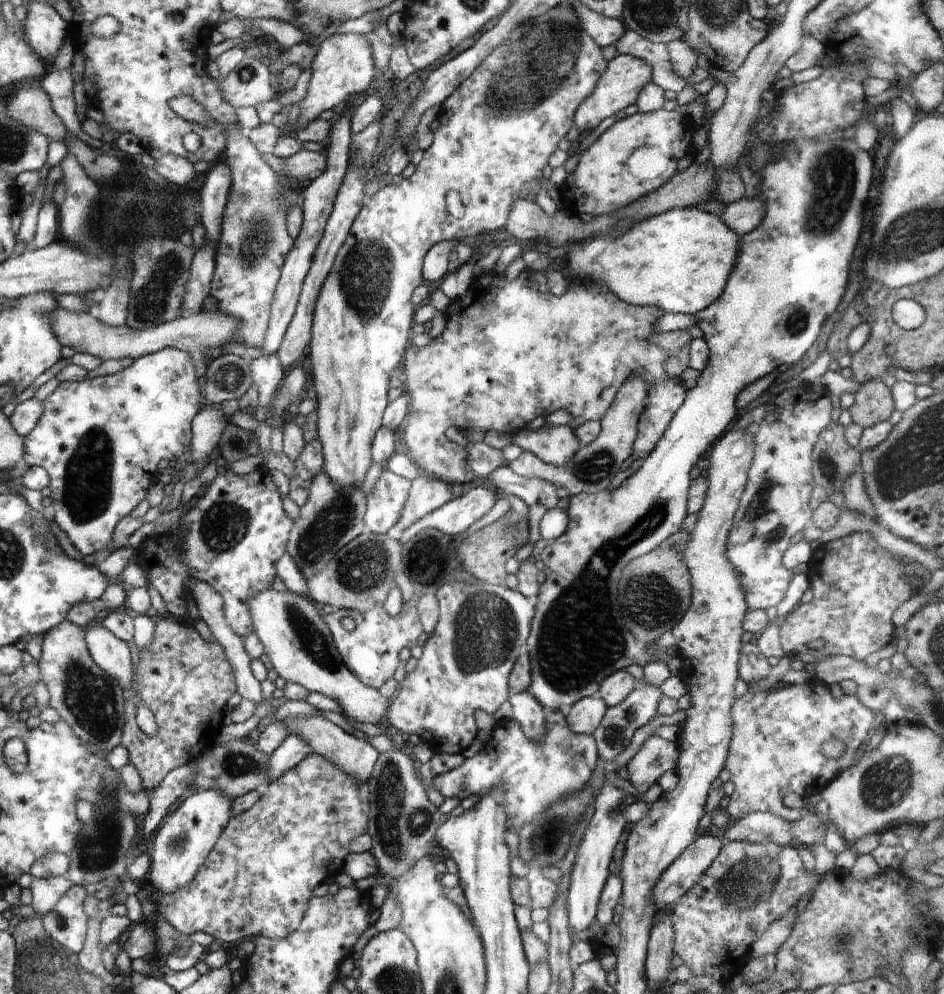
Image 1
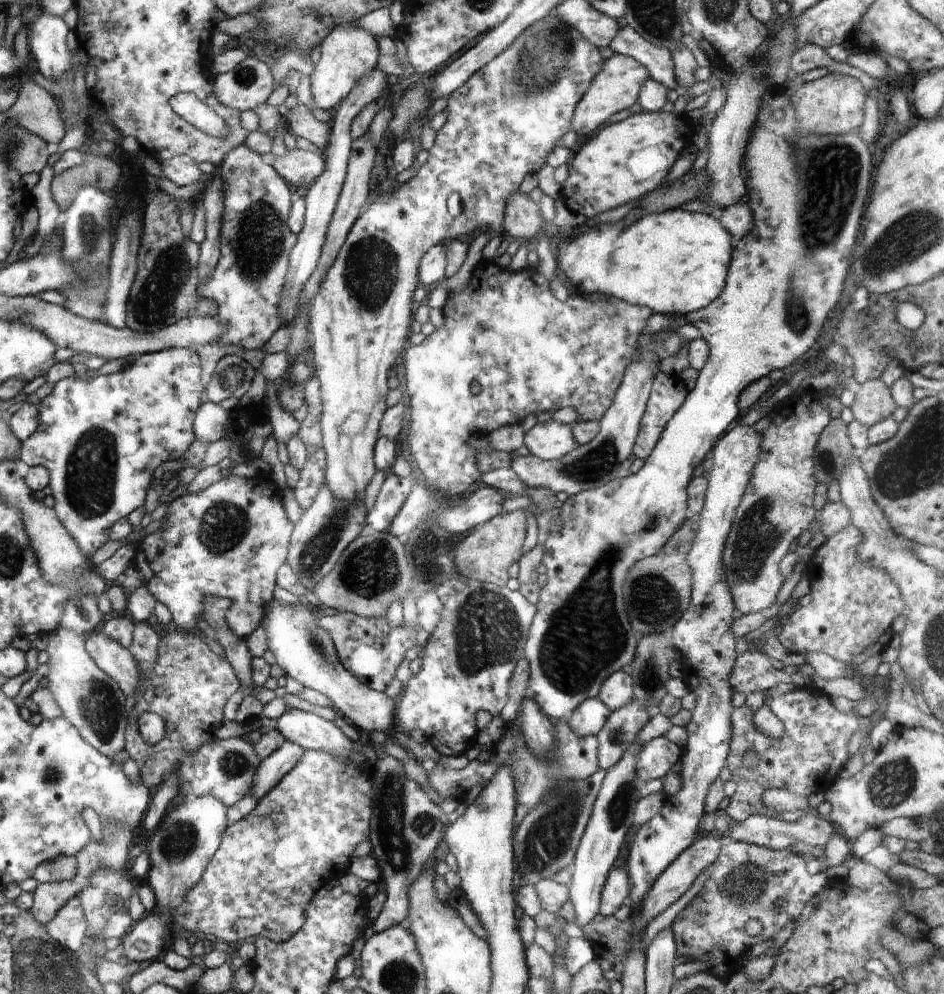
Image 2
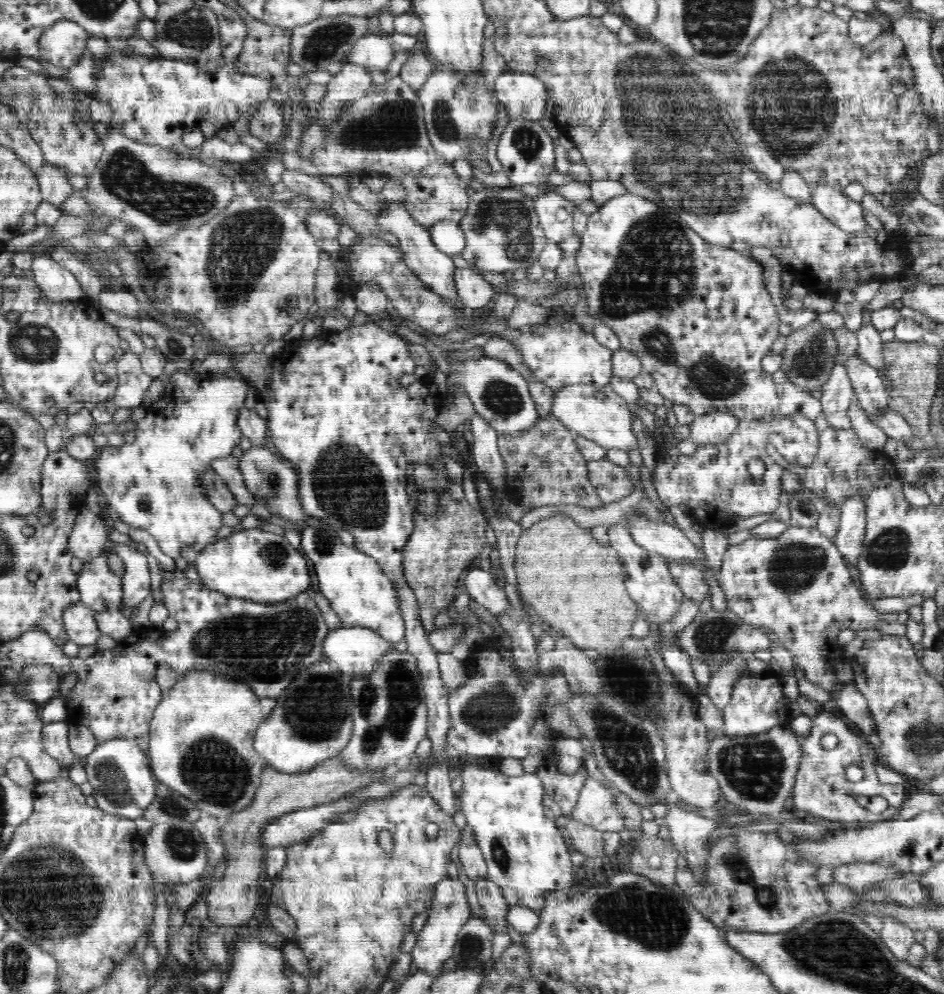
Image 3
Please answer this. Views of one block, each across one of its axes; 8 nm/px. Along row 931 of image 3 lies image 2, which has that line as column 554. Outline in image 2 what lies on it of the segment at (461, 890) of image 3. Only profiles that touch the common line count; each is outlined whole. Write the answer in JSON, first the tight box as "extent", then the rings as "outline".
{"extent":[522,421,577,461],"outline":[[[550,421],[537,423],[524,433],[522,443],[530,452],[545,461],[560,460],[577,446],[571,425]]]}

